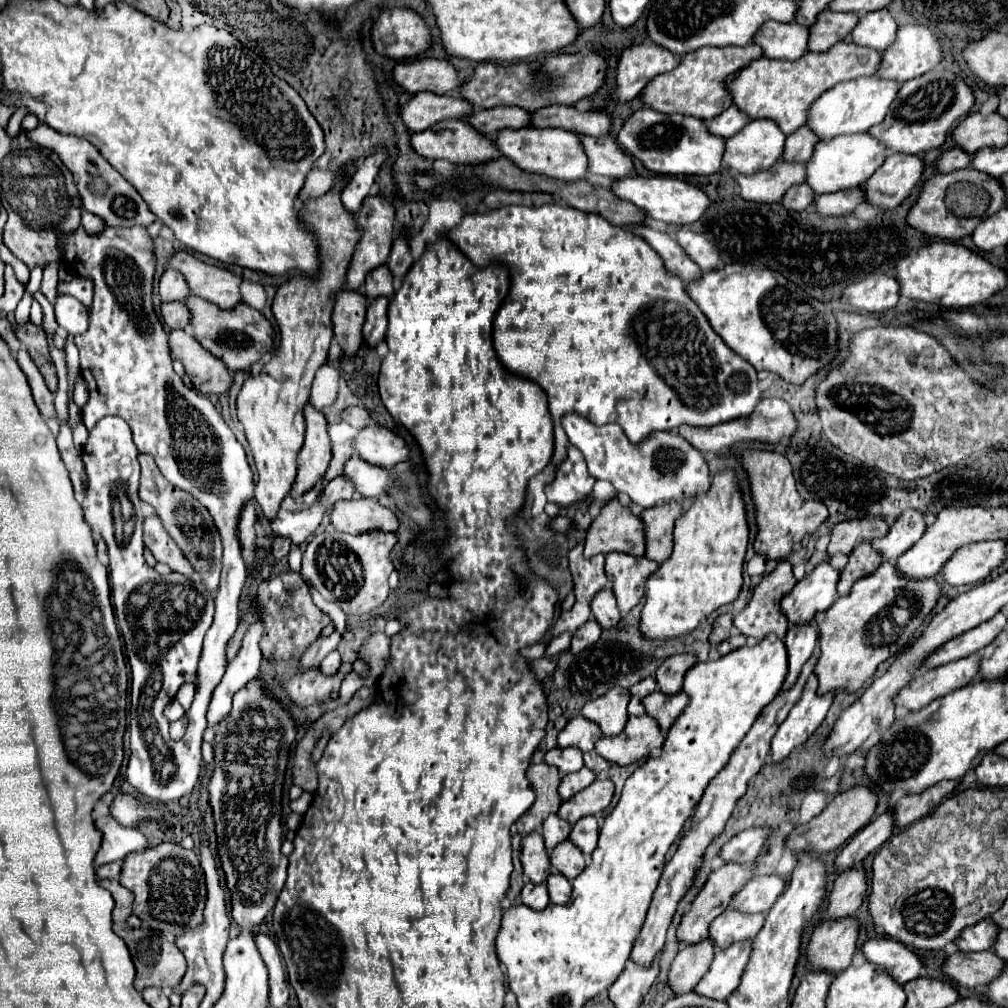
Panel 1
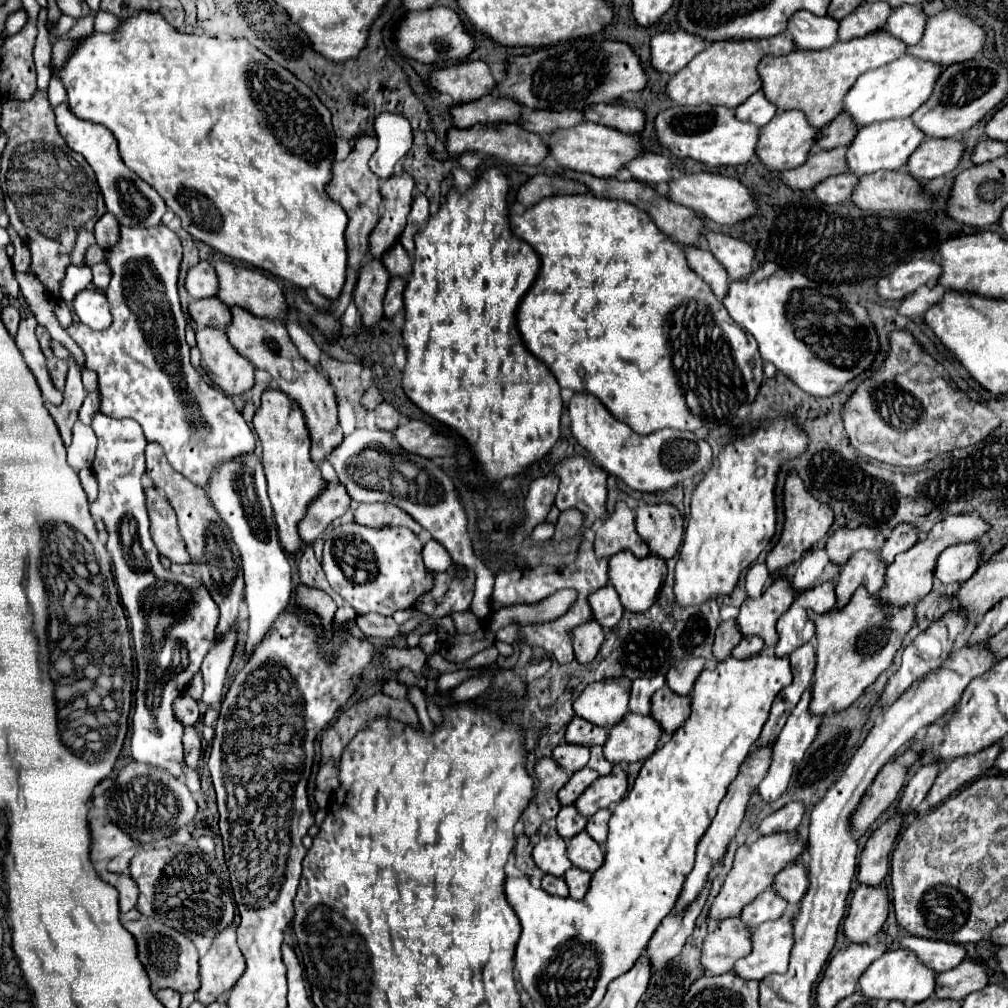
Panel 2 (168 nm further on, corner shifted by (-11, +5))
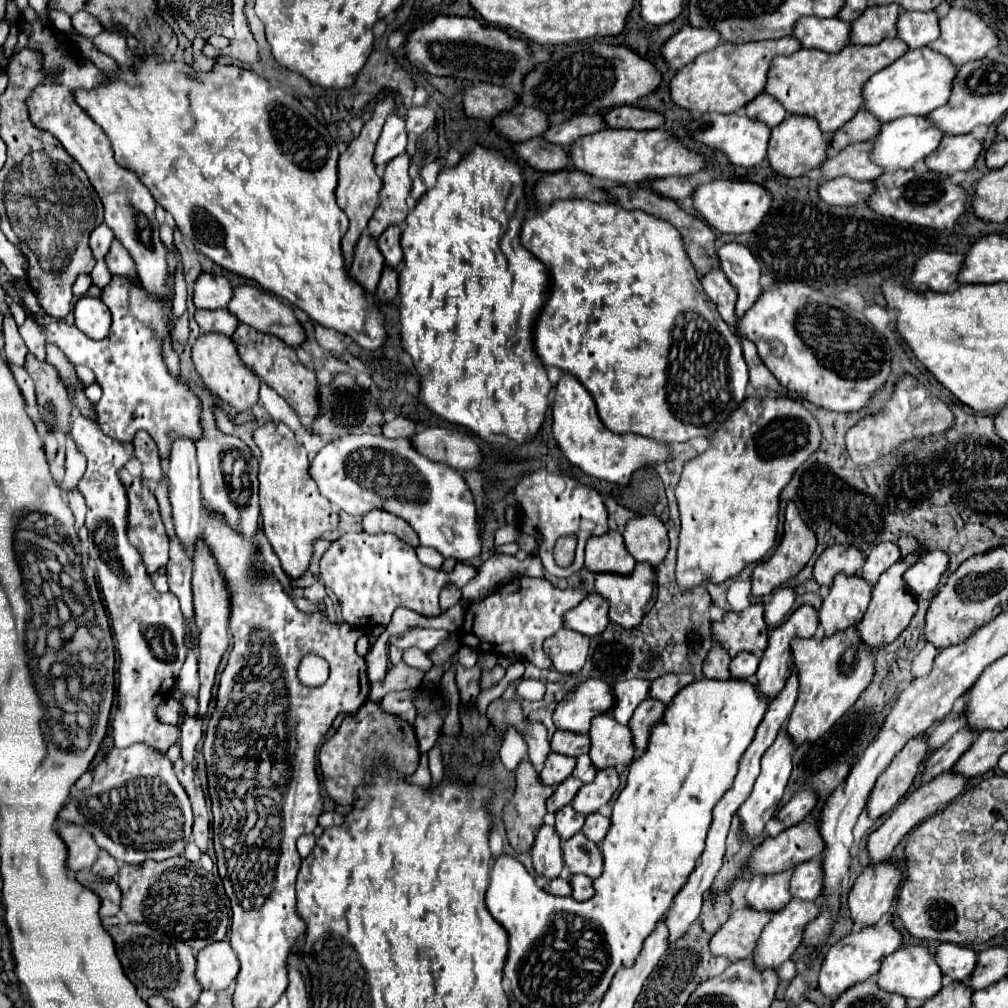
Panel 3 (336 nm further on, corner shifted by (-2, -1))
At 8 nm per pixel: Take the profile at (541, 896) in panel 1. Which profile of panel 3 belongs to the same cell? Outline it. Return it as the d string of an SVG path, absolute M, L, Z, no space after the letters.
M554 878L546 884L546 890L554 896L570 896L572 890L570 890L570 884L566 878Z

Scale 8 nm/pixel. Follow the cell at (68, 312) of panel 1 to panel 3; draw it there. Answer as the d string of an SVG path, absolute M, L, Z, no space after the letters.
M82 296L74 304L74 318L76 326L90 338L102 340L108 336L110 330L110 310L98 298Z

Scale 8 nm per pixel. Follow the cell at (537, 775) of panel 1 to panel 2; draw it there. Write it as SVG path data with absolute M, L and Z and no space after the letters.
M541 758L535 764L537 788L535 796L529 800L527 810L523 810L521 820L525 824L525 834L531 838L539 832L539 826L557 816L561 804L557 800L559 788L563 788L569 780L567 772L555 764L553 758Z

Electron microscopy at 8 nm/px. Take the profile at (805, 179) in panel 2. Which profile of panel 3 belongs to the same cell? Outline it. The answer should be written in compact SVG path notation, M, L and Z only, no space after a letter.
M858 142L858 144L846 146L836 156L826 158L826 162L818 166L822 172L822 178L824 180L832 180L838 176L850 176L854 180L878 178L882 174L882 168L878 168L868 160L870 148L872 148L872 142Z

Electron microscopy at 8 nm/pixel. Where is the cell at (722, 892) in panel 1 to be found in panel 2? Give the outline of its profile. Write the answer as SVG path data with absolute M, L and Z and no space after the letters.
M777 832L777 834L769 834L769 836L759 836L755 842L743 844L735 854L733 868L727 874L721 892L713 900L709 920L723 920L723 918L731 918L731 916L739 914L745 904L749 904L757 894L767 890L773 884L775 876L787 864L795 862L797 856L803 854L805 850L807 850L807 842L797 832Z

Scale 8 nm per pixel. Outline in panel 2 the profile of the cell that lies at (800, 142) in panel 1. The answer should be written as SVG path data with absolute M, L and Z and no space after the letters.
M843 112L839 114L839 118L835 118L835 122L831 122L829 126L821 128L819 136L817 136L817 146L819 148L837 148L837 146L847 146L847 142L851 142L857 134L857 124L855 120Z

